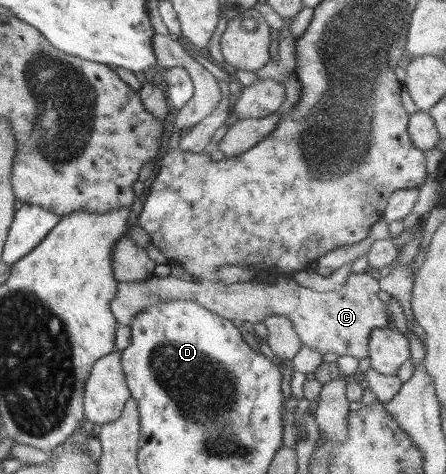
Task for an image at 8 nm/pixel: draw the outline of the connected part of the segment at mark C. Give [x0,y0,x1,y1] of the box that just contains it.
[110,272,388,358]

